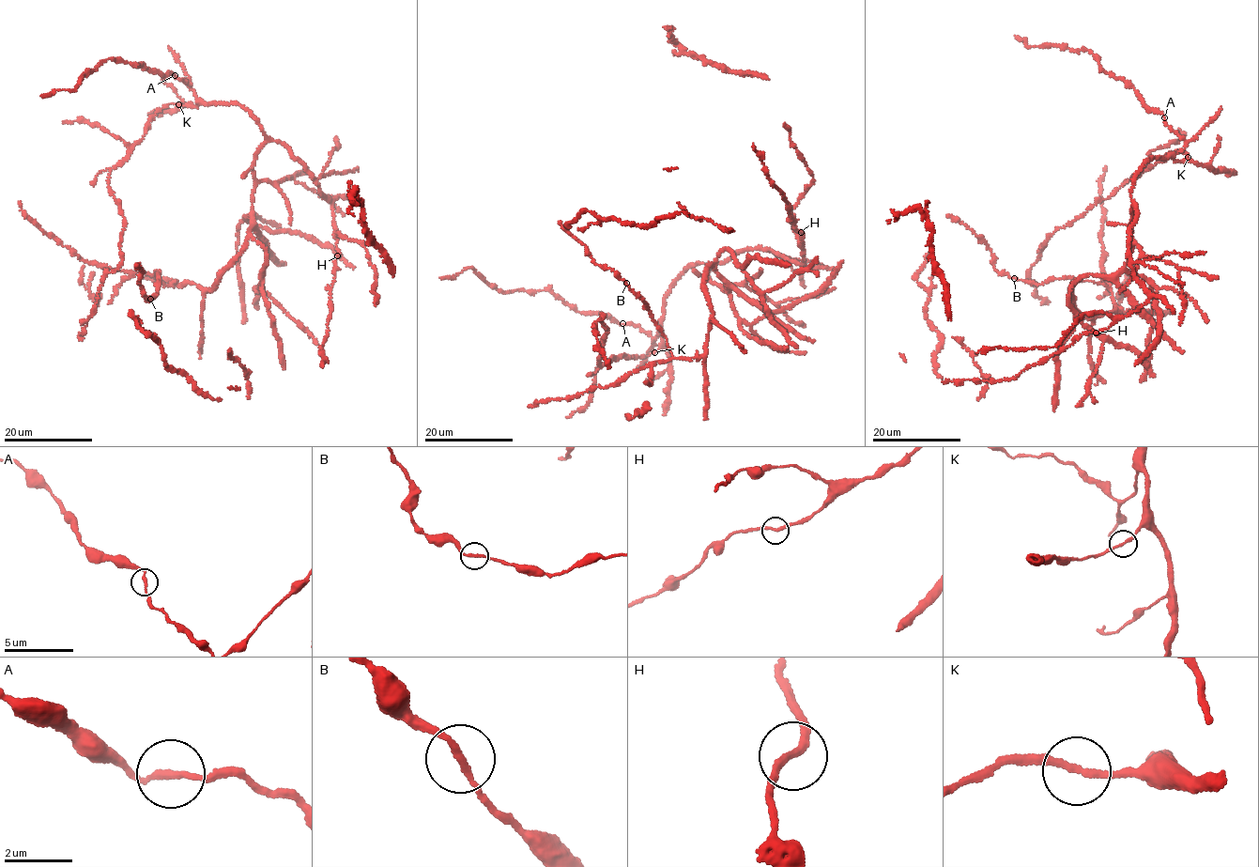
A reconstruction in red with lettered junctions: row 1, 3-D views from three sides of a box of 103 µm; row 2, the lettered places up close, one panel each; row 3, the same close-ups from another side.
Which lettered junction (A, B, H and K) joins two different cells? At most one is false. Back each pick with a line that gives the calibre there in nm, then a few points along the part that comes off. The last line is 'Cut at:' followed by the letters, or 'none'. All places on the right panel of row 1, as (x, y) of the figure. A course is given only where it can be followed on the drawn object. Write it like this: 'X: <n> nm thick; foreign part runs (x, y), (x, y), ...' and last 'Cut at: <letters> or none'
Cut at: none

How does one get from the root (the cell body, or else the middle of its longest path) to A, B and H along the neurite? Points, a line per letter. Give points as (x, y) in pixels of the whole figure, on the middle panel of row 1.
A: (713, 267), (727, 290), (708, 279), (704, 264), (687, 269), (666, 295), (658, 335), (622, 323)
B: (713, 267), (707, 269), (705, 283), (712, 317), (703, 357), (673, 356), (647, 304), (626, 283)
H: (713, 267), (727, 290), (706, 275), (713, 265), (747, 249), (770, 250), (803, 265), (801, 232)

